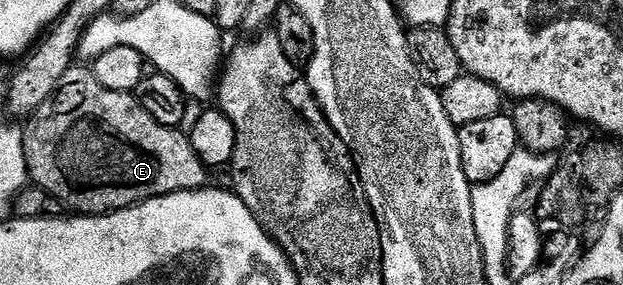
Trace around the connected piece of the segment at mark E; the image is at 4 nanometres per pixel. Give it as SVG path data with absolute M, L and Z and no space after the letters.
M72 67L68 71L68 75L64 75L64 79L60 83L58 90L34 112L33 117L25 122L24 155L28 159L30 180L37 188L48 191L51 197L60 199L63 206L70 208L71 205L74 208L71 210L78 215L115 213L118 209L127 209L133 205L138 205L140 202L146 201L149 197L163 197L169 193L207 188L208 181L206 181L206 173L208 173L208 167L192 147L189 136L185 132L181 133L183 131L181 128L165 125L154 119L148 113L145 106L138 101L137 96L133 92L112 91L108 87L104 87L104 83L100 83L100 79L96 79L93 68L78 68Z

